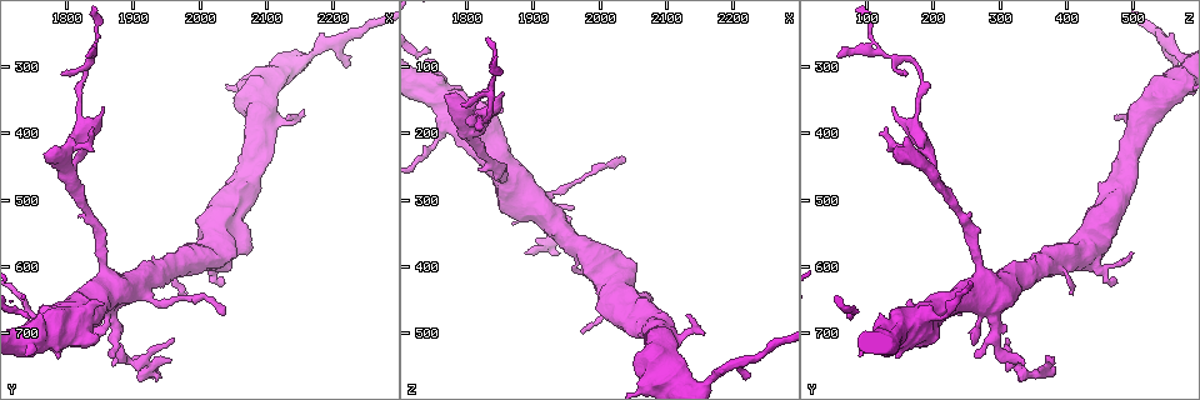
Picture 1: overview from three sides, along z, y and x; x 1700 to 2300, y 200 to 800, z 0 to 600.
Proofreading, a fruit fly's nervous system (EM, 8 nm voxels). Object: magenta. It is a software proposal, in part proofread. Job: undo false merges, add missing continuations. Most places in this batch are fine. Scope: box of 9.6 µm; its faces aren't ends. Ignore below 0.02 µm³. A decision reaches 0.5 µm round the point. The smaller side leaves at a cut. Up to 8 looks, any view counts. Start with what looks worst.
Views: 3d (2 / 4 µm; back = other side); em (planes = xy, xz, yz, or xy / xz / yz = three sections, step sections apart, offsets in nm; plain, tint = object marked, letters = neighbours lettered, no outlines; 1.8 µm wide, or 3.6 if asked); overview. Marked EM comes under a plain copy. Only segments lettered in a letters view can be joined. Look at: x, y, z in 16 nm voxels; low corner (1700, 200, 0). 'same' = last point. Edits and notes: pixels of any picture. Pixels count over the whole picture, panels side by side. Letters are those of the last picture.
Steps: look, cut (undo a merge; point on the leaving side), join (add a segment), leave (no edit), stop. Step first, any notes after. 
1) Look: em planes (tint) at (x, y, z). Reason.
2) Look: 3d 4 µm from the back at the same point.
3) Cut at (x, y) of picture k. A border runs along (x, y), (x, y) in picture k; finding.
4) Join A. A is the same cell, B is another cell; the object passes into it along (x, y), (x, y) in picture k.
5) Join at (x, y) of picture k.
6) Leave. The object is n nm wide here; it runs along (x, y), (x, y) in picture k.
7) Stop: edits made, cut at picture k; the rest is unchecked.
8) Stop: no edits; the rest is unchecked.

Look: em xy step 8 (tint) at (1930, 745, 325). Abrupt turn.

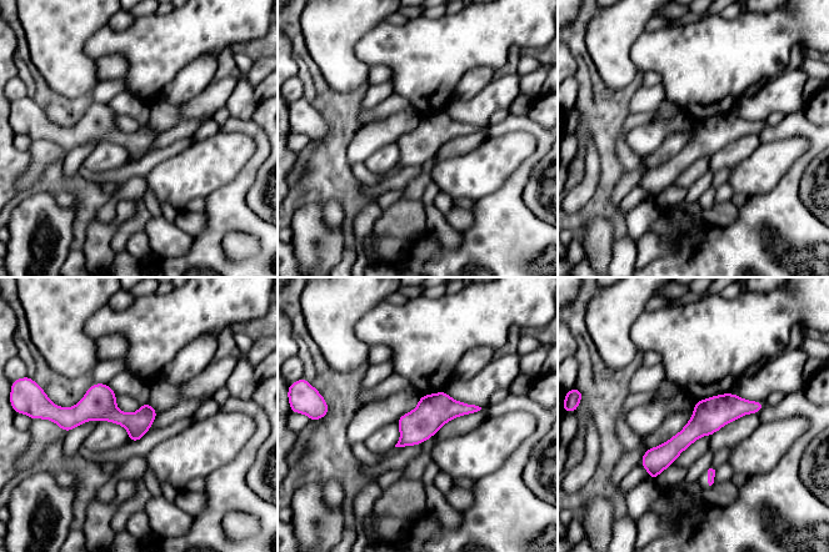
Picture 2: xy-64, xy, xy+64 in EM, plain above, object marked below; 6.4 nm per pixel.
Look: em planes (letters) at the same point.

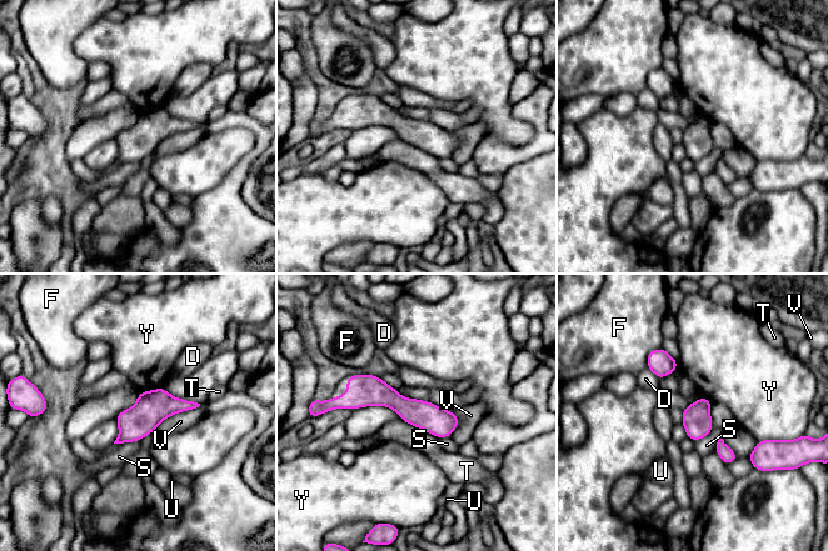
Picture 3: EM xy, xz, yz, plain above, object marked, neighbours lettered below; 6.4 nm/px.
Leave. D, F, S, T, U, V and Y are other cells; it runs along (343, 400), (390, 397), (455, 421) in picture 3; all the same cell.

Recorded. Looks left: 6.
Look: em 3.6 µm planes (letters) at (1740, 740, 95). Thick end.

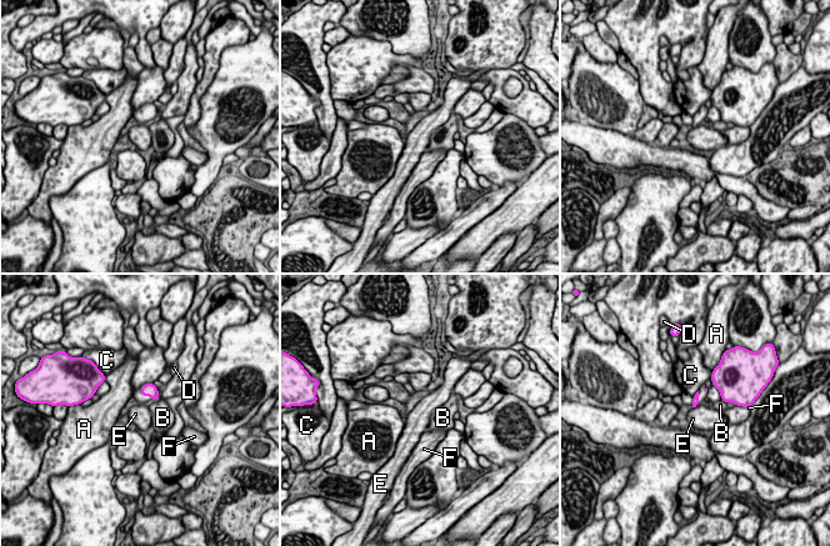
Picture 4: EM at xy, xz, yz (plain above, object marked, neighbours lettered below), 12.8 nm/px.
Leave. A, B, C, D, E and F are other cells; none of them fits.

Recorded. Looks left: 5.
Look: em planes (letters) at (1970, 580, 495). Thin end.

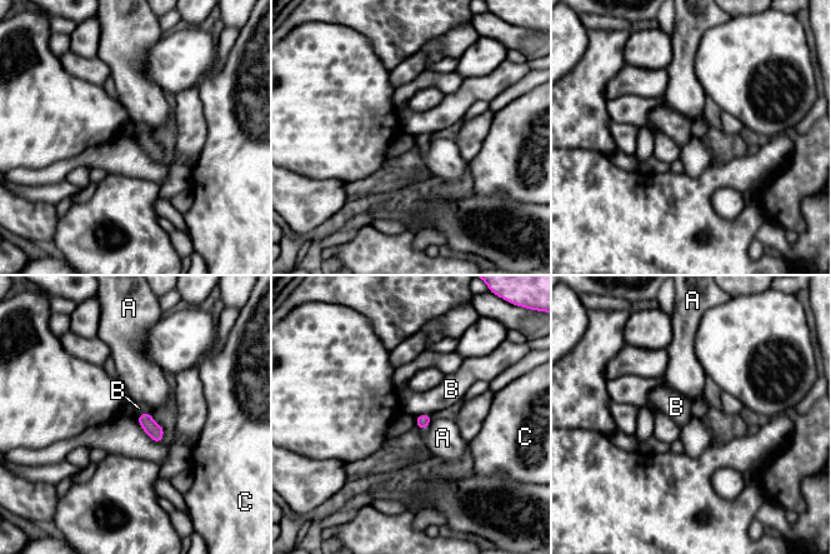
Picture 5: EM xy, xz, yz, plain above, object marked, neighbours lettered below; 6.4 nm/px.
Leave. The object is 90 nm wide here; A, B and C are other cells; a border runs along (151, 413), (140, 413), (135, 418) in picture 5; no lettered segment goes on from it.

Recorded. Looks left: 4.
Stop: no edits; the rest is unchecked.

